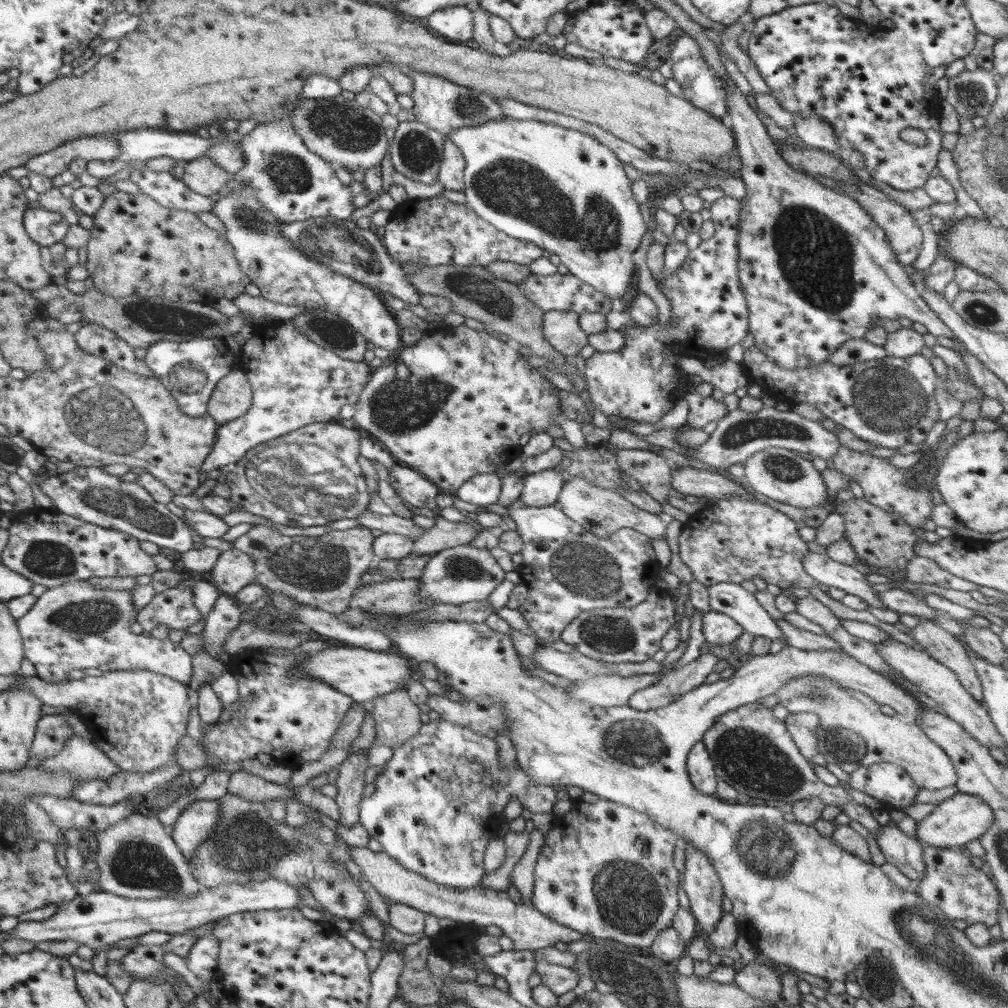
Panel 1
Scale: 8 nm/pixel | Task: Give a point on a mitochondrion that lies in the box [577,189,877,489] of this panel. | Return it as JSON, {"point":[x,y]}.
{"point":[815,257]}

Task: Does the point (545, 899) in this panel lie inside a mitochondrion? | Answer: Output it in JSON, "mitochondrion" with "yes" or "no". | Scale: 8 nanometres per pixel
{"mitochondrion":"no"}

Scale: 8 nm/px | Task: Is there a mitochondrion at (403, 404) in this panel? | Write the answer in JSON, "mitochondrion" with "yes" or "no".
{"mitochondrion":"yes"}

